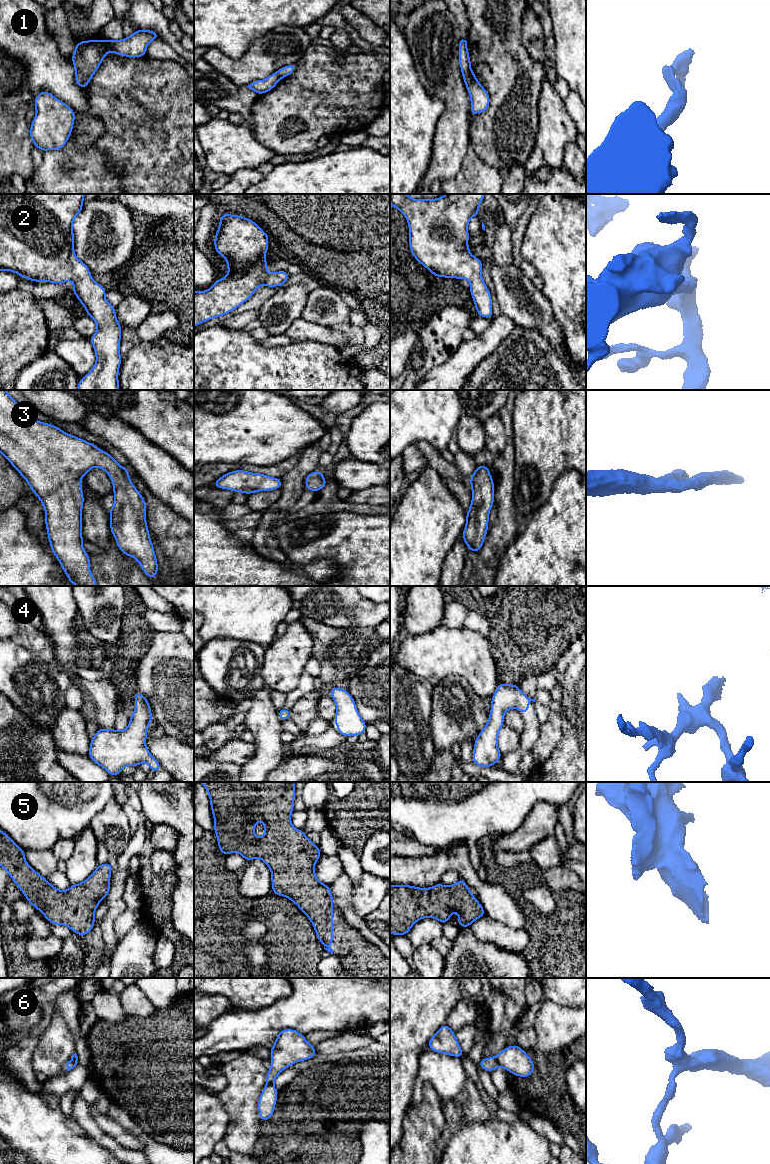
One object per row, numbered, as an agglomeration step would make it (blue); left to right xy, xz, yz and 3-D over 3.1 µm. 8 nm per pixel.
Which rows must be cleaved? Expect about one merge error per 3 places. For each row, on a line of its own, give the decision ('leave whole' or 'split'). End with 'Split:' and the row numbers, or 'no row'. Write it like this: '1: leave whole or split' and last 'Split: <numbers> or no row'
1: split
2: leave whole
3: leave whole
4: leave whole
5: leave whole
6: split
Split: 1, 6

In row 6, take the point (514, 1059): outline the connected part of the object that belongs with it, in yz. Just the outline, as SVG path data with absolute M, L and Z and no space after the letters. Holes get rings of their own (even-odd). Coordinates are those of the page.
M509 1045L499 1052L495 1058L499 1066L514 1076L526 1078L533 1074L534 1061L518 1045Z

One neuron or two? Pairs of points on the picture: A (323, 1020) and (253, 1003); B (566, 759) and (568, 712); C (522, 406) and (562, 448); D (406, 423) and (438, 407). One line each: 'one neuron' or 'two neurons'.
A: two neurons
B: one neuron
C: one neuron
D: one neuron

